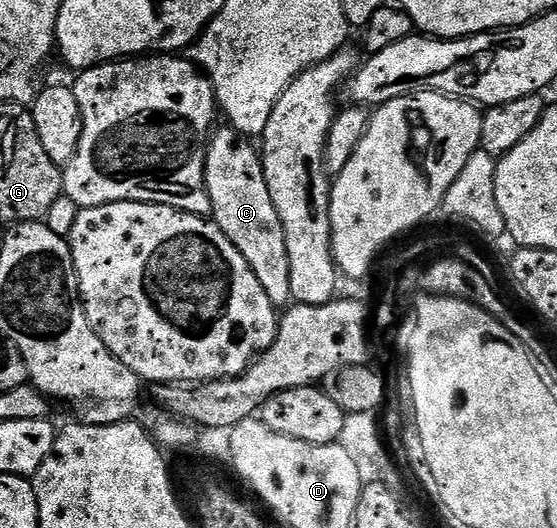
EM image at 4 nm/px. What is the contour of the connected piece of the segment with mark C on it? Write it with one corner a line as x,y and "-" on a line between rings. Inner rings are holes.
218,127
214,131
205,159
205,185
213,207
211,216
223,230
223,234
231,238
239,254
247,258
251,270
259,278
259,284
263,286
263,290
267,290
267,298
271,298
274,308
281,310
293,300
291,262
287,256
283,222
279,218
275,202
271,202
271,190
267,190
261,154
254,141
239,138
232,127
224,127

